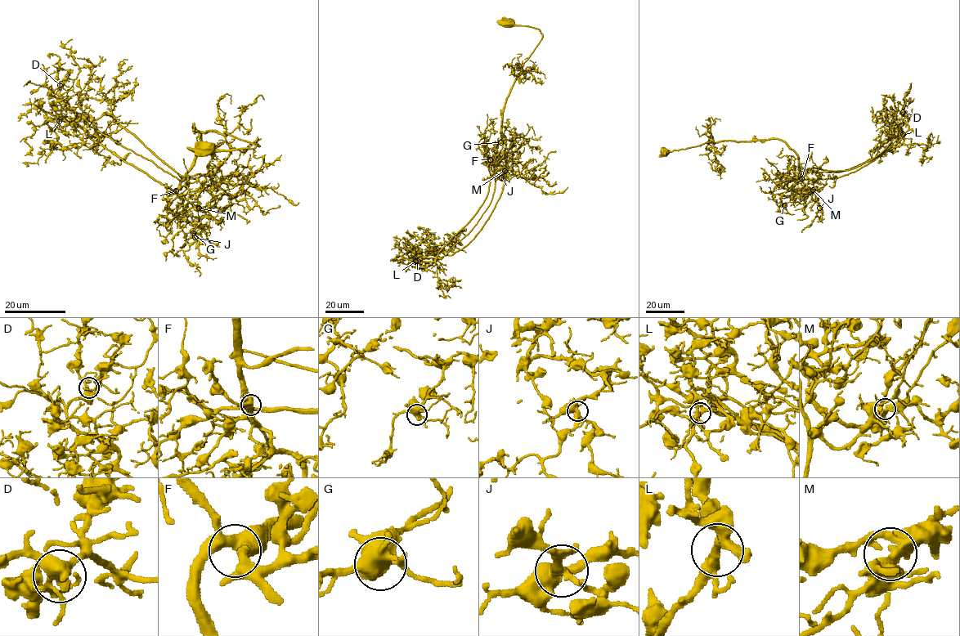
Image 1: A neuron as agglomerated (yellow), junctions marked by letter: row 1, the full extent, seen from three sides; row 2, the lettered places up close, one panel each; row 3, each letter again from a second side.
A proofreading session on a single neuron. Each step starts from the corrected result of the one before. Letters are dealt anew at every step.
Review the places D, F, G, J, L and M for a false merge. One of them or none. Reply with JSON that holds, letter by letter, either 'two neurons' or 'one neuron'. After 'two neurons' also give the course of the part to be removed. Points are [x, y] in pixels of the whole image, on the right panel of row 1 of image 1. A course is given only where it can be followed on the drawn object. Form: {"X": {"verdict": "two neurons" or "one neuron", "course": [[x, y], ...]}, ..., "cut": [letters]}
{"D": {"verdict": "one neuron"}, "F": {"verdict": "one neuron"}, "G": {"verdict": "one neuron"}, "J": {"verdict": "one neuron"}, "L": {"verdict": "one neuron"}, "M": {"verdict": "one neuron"}, "cut": []}

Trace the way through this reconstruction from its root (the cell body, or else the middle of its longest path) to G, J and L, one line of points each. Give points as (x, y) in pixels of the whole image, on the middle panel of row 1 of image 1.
G: (507, 21), (537, 28), (542, 38), (507, 98), (504, 150), (493, 163), (505, 139), (500, 142)
J: (507, 21), (537, 28), (542, 38), (504, 105), (504, 150), (491, 168), (501, 177)
L: (507, 21), (542, 38), (504, 105), (504, 154), (487, 160), (489, 190), (476, 214), (433, 262), (415, 261)

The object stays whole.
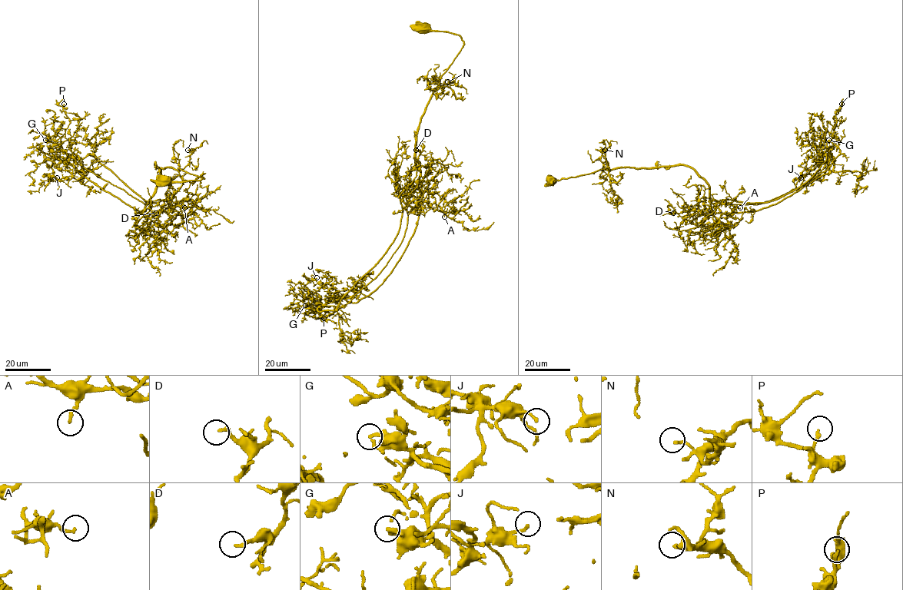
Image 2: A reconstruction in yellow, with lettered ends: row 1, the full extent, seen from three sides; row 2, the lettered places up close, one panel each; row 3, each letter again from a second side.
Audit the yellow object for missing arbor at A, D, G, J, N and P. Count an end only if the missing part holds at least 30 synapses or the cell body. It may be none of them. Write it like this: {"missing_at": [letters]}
{"missing_at": []}

